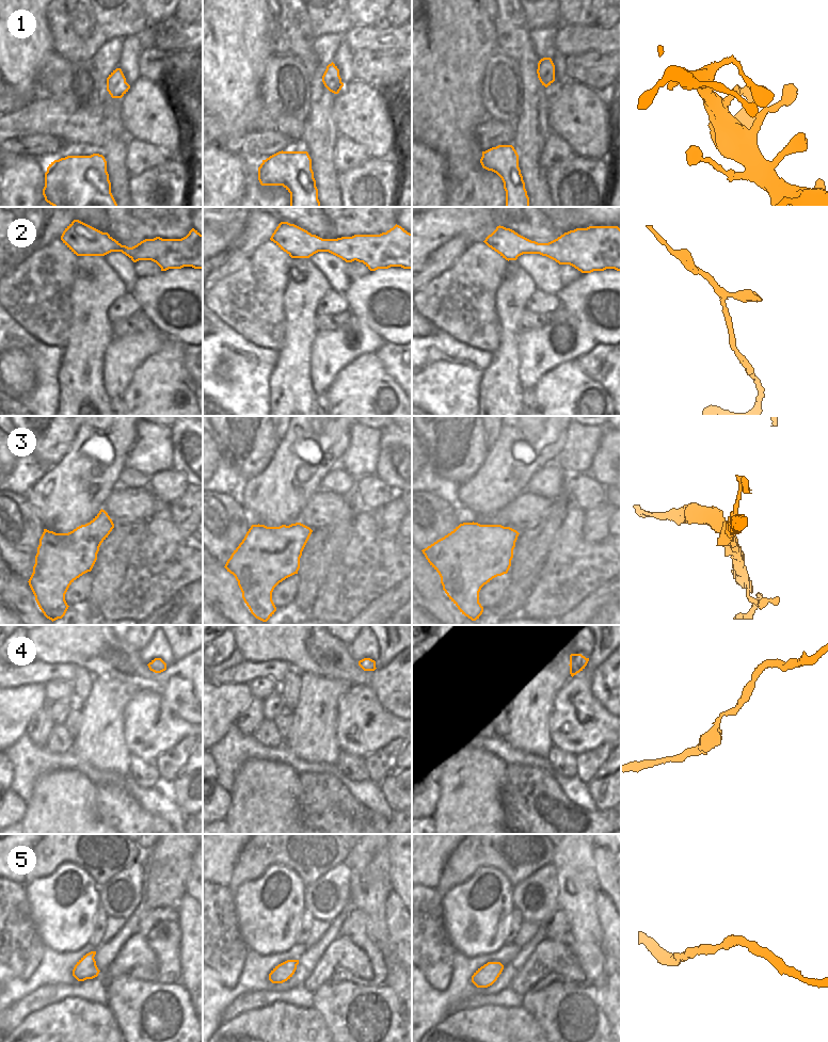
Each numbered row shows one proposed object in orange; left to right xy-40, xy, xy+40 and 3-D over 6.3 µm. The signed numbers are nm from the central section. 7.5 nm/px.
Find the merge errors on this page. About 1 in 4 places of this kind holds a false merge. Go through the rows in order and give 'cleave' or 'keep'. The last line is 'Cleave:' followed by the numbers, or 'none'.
1: keep
2: keep
3: cleave
4: keep
5: keep
Cleave: 3

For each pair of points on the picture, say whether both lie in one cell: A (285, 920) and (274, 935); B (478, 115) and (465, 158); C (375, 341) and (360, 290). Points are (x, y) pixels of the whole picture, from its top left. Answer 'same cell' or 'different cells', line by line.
A: same cell
B: same cell
C: different cells

